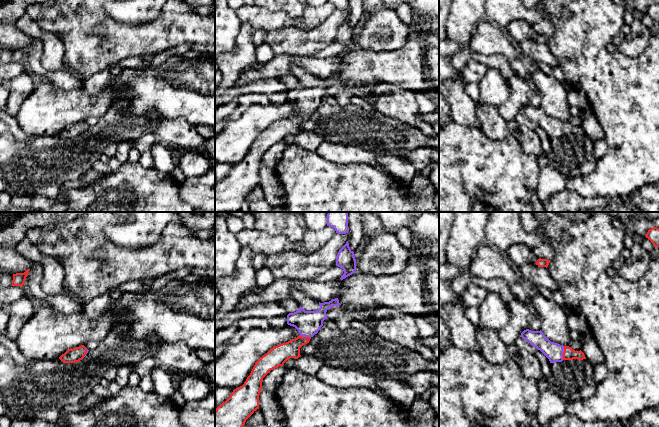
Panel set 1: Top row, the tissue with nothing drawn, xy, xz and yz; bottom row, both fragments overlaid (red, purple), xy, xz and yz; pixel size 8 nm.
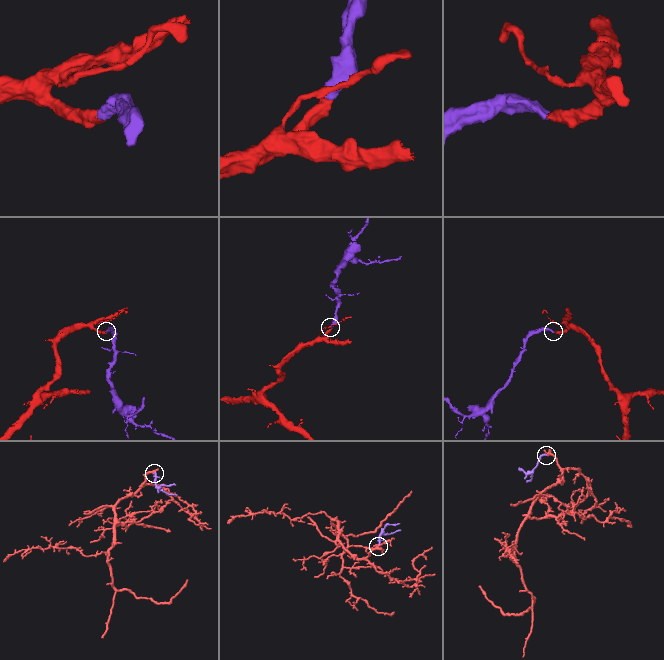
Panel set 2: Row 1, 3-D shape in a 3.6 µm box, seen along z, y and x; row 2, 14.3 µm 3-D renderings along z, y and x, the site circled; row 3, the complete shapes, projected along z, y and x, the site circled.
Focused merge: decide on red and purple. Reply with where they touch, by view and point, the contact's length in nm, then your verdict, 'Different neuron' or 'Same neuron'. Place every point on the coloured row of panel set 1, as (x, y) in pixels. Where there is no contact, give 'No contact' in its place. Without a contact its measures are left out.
Touches red at yz (563, 353). Shared border 110 nm. Same neuron

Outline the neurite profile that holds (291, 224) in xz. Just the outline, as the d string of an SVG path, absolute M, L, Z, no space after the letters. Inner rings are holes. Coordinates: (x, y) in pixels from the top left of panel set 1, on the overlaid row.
M251 212L255 217L255 229L270 235L285 235L291 241L300 241L308 231L303 212Z

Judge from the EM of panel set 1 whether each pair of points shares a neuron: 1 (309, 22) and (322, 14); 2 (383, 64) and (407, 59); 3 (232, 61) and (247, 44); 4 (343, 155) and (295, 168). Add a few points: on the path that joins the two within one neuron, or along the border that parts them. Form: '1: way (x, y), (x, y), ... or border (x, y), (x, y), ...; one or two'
1: way (312, 19), (319, 14); one
2: way (389, 64), (401, 64); one
3: way (236, 57), (244, 48); one
4: border (315, 151), (333, 162), (350, 163); two

